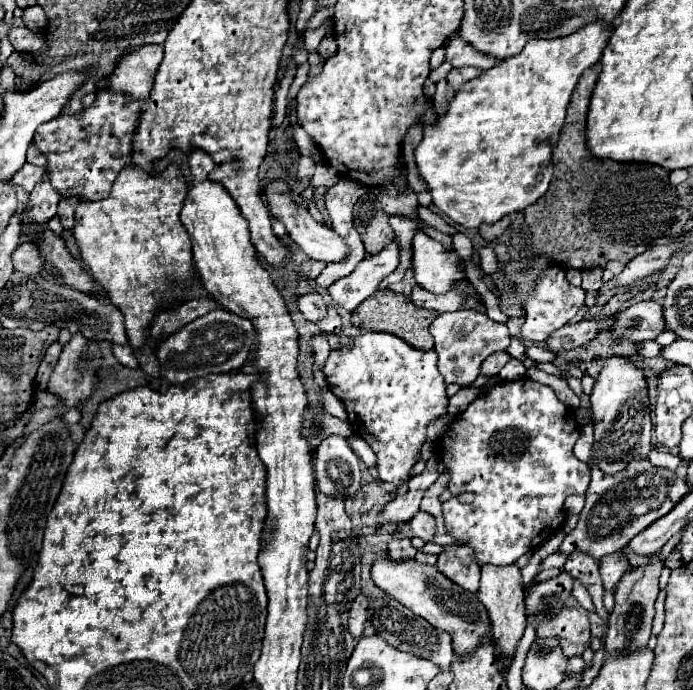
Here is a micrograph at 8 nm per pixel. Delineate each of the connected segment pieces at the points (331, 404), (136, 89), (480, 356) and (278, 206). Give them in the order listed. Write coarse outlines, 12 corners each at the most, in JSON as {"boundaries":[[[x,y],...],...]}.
{"boundaries":[[[322,388],[322,406],[328,414],[346,420],[344,404]],[[162,46],[122,56],[110,88],[146,100]],[[474,310],[432,326],[446,384],[468,386],[486,356],[506,350],[506,324]],[[282,182],[268,208],[312,260],[342,262],[348,250],[324,222],[298,208]]]}

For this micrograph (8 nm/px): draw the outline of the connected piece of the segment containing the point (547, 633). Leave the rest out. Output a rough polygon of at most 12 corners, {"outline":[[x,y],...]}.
{"outline":[[574,596],[544,618],[536,638],[558,638],[566,658],[590,646],[590,620]]}

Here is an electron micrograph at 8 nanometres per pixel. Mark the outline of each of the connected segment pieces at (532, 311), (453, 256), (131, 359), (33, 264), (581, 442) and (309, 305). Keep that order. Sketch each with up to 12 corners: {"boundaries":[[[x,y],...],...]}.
{"boundaries":[[[560,266],[528,296],[522,338],[544,342],[570,322],[586,292]],[[414,236],[414,278],[444,294],[466,280],[456,252]],[[112,344],[114,356],[128,368],[138,368],[130,344]],[[20,244],[12,254],[14,270],[38,274],[40,250]],[[582,428],[574,454],[592,462],[592,434]],[[318,292],[298,296],[298,310],[306,320],[318,322],[326,304]]]}

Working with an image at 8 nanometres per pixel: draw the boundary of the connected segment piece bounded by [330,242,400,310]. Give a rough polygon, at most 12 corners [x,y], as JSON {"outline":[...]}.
{"outline":[[390,242],[330,286],[334,304],[354,310],[400,264]]}

